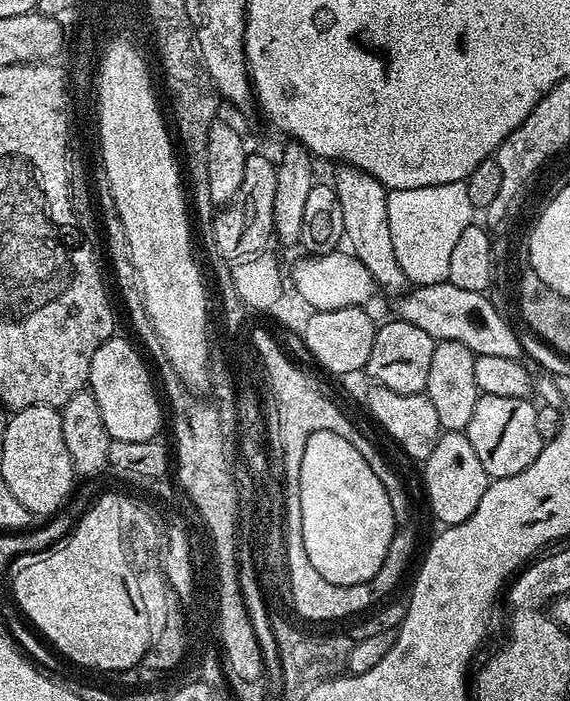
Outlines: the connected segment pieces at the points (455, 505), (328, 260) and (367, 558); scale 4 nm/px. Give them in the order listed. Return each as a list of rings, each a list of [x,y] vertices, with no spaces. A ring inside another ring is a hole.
[[[441,431],[434,450],[430,450],[430,458],[423,461],[422,468],[428,500],[436,504],[436,513],[445,526],[466,522],[466,518],[478,510],[478,502],[482,502],[482,494],[486,494],[490,478],[478,454],[474,454],[474,446],[470,446],[467,434]]]
[[[340,248],[326,255],[302,256],[292,268],[289,267],[288,280],[291,289],[318,312],[363,307],[378,292],[368,268],[351,251]]]
[[[330,432],[311,434],[309,441],[306,442],[305,453],[299,460],[301,462],[300,501],[302,502],[302,528],[304,529],[304,540],[307,540],[308,543],[310,562],[316,564],[316,569],[319,572],[324,572],[324,577],[328,580],[340,580],[343,585],[347,586],[351,584],[367,584],[369,580],[374,578],[374,574],[380,572],[383,559],[386,558],[386,552],[391,542],[388,539],[388,532],[395,535],[398,529],[398,519],[393,516],[392,512],[388,512],[388,500],[384,500],[384,488],[380,488],[380,480],[370,470],[370,462],[366,462],[365,458],[362,458],[362,455],[346,438],[340,438],[337,434]]]

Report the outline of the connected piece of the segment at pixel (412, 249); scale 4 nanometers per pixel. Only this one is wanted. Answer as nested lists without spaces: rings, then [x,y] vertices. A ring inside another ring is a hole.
[[[464,181],[439,184],[438,186],[422,186],[414,190],[391,189],[388,193],[388,217],[390,218],[390,238],[394,238],[394,254],[398,258],[398,266],[408,275],[413,285],[442,284],[448,279],[450,270],[450,254],[461,237],[462,230],[474,222],[474,209],[470,202],[470,194],[466,194]]]

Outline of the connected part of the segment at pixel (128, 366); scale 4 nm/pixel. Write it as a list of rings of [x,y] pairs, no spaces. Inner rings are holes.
[[[113,334],[98,350],[94,350],[94,359],[90,362],[90,374],[87,387],[102,410],[102,422],[113,440],[122,442],[146,442],[155,440],[160,432],[160,400],[156,397],[156,388],[152,385],[152,376],[140,357],[140,352],[120,334]]]

